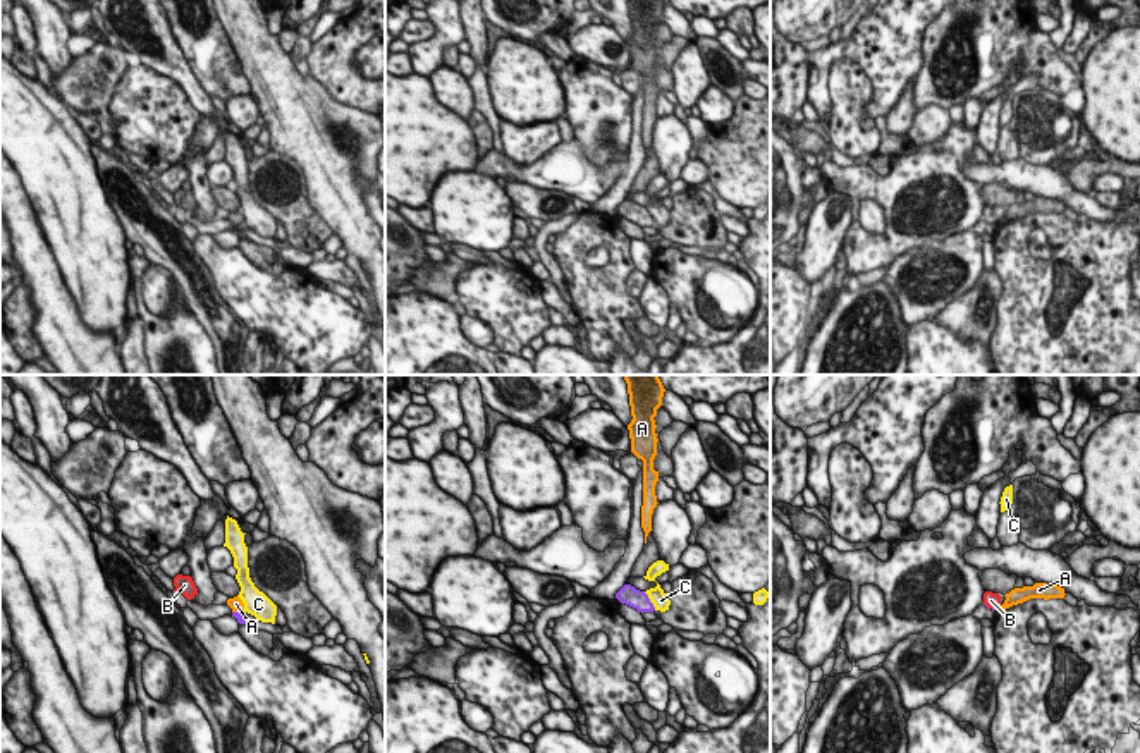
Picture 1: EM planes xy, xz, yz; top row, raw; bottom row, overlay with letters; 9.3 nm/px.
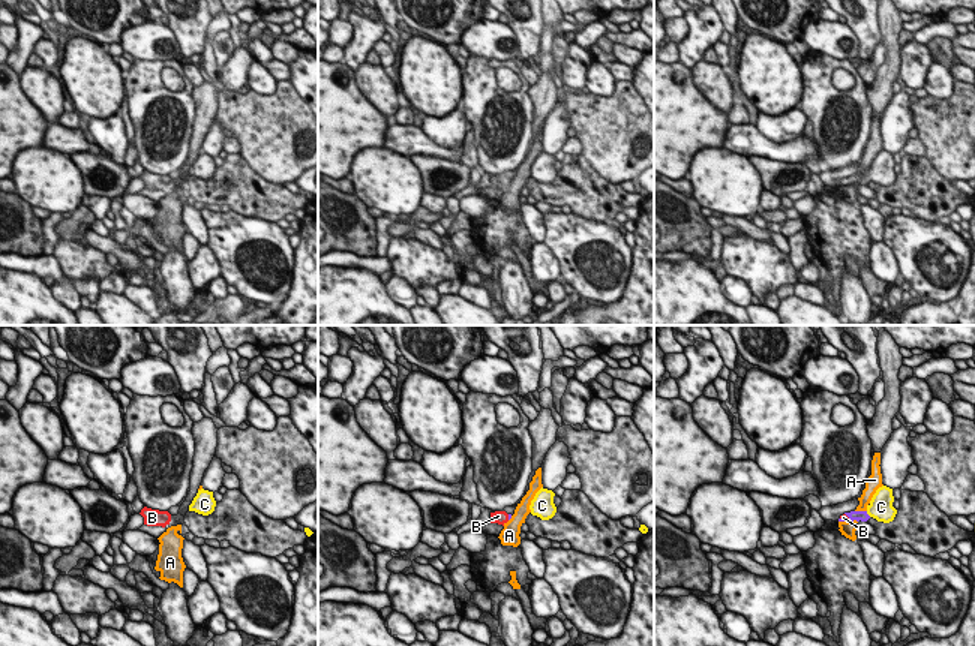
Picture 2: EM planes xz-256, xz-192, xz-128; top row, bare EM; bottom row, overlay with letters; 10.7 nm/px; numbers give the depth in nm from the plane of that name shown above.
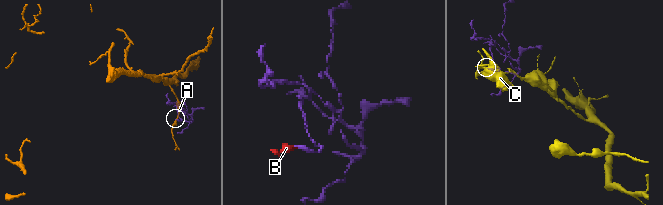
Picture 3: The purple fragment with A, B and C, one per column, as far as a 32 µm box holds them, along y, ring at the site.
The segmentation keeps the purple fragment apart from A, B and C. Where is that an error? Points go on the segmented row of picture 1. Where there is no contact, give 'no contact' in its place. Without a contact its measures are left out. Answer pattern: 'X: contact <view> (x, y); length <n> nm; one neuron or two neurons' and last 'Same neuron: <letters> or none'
A: contact xy (238, 612); length 100 nm; two neurons
B: contact yz (986, 606); length 80 nm; one neuron
C: contact xz (649, 600); length 220 nm; two neurons
Same neuron: B

